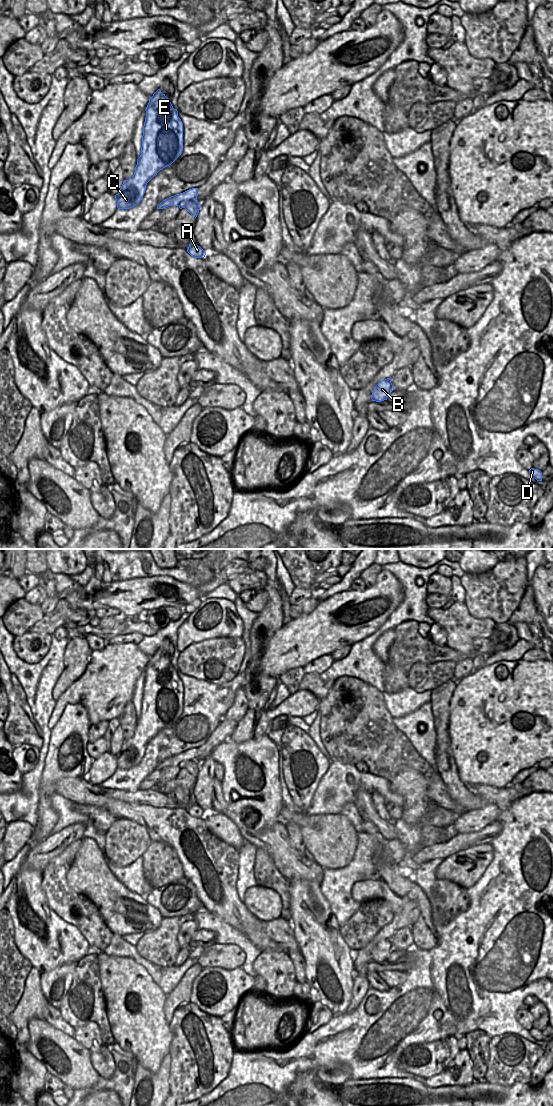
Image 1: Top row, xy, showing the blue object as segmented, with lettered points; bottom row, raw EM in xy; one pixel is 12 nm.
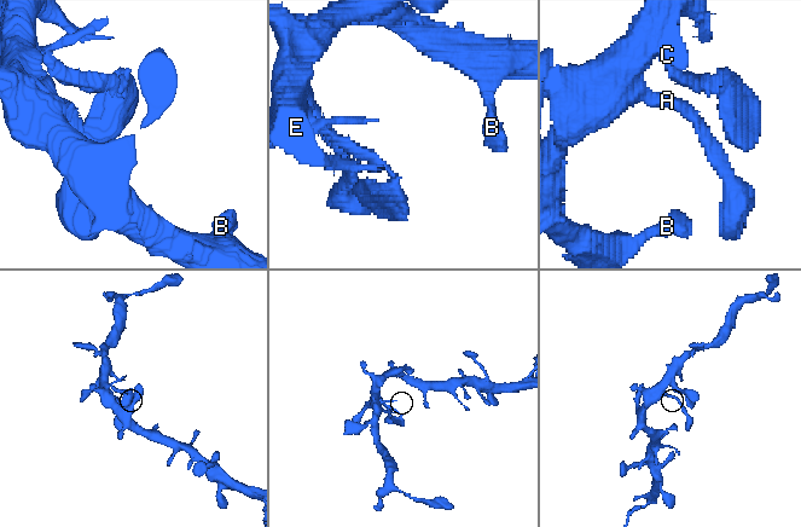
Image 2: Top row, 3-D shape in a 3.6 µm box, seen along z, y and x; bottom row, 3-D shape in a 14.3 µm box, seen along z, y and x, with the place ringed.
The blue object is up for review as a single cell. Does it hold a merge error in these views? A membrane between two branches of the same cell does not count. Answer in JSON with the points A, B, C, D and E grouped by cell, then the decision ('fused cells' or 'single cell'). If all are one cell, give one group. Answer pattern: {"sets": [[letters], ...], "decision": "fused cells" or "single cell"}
{"sets": [["A", "B", "C", "D", "E"]], "decision": "single cell"}

